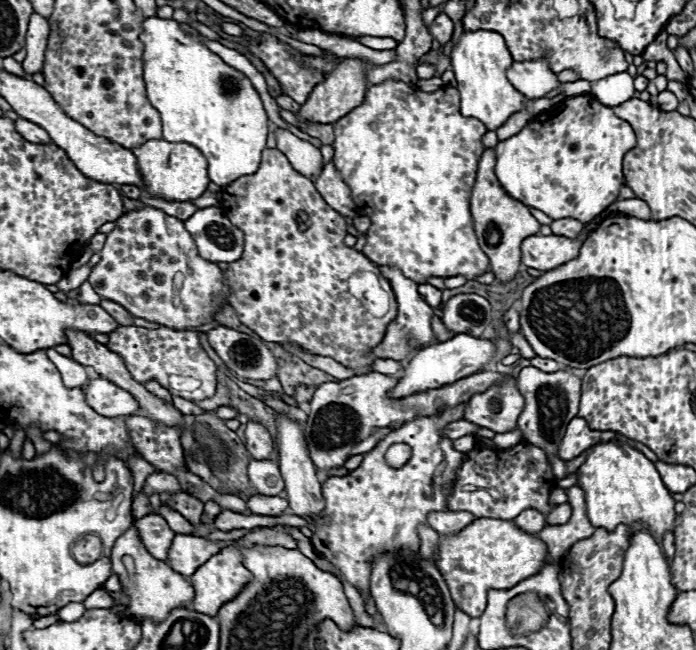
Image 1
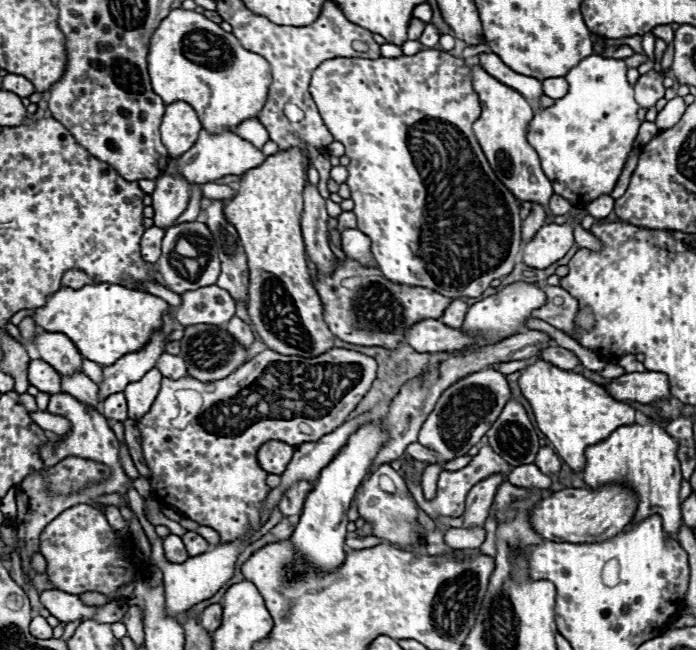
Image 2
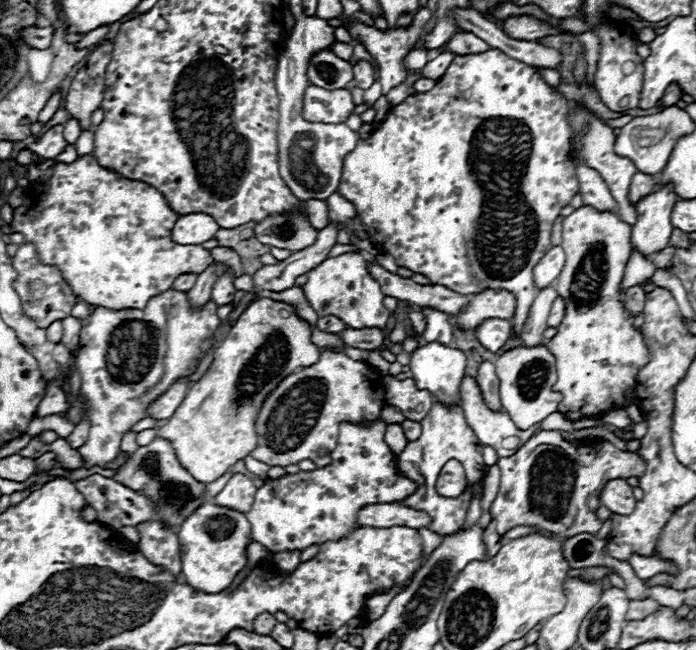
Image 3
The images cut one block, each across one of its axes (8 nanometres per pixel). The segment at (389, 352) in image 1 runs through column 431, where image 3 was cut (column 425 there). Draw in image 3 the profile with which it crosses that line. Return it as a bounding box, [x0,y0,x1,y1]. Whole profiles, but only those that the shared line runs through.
[420,308,452,344]

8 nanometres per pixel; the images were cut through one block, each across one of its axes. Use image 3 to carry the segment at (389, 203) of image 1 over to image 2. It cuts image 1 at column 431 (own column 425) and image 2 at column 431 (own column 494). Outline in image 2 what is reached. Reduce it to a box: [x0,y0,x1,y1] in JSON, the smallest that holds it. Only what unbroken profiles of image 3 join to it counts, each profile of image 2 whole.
[310,48,522,298]

